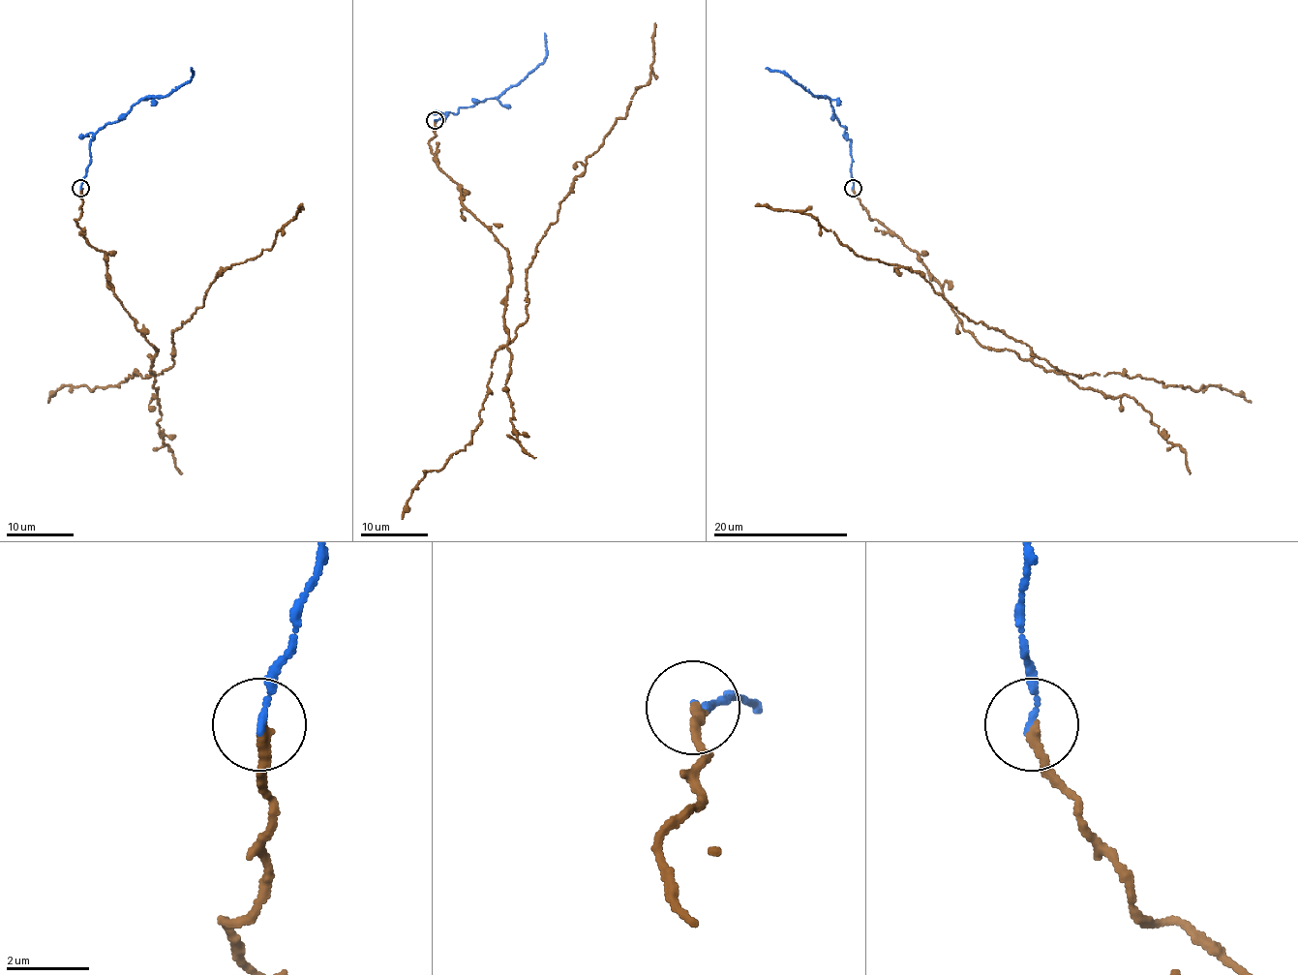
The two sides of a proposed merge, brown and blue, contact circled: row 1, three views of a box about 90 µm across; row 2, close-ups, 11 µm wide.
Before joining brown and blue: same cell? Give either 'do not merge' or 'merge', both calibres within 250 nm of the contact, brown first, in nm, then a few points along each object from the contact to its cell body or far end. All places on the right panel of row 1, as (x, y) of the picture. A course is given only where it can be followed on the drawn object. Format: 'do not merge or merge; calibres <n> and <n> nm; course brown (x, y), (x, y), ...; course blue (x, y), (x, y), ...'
merge; calibres 260 and 140 nm; course brown (853, 188), (982, 346), (1074, 376), (969, 320), (920, 275), (860, 257), (809, 215), (755, 204); course blue (853, 188), (851, 140), (831, 103), (766, 67)

